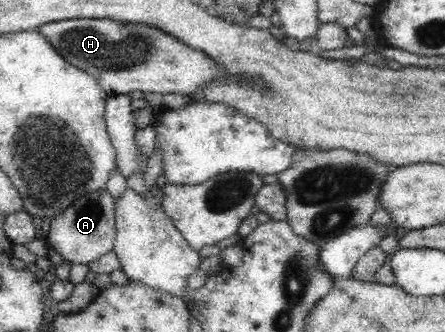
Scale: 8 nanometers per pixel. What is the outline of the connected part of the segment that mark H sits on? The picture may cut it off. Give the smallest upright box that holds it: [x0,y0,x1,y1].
[37,19,224,95]

